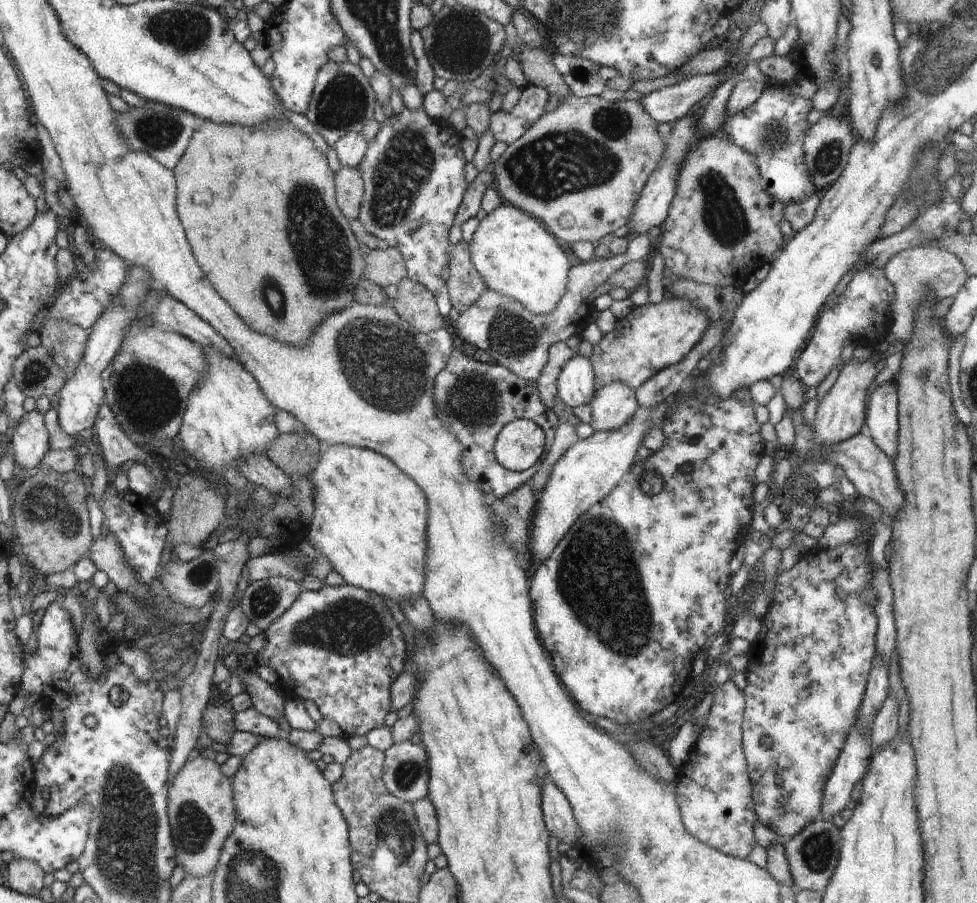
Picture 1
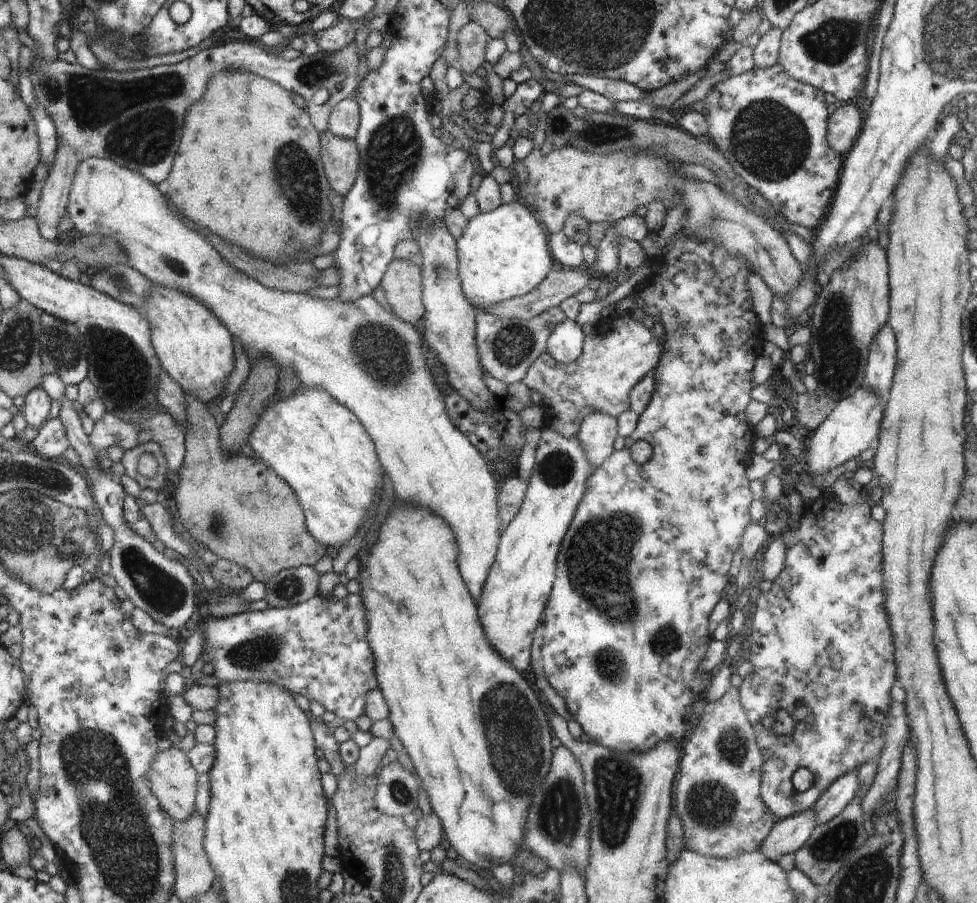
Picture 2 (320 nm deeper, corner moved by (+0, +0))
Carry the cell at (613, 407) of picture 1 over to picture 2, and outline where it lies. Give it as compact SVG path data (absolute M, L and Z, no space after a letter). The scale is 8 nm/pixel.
M592 412L582 419L577 439L589 462L599 467L615 451L613 444L618 435L617 418Z

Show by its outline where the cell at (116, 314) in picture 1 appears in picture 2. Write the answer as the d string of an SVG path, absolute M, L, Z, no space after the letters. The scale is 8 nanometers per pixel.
M58 417L48 419L46 424L41 426L36 438L27 444L31 452L46 459L60 458L68 447L69 440L64 425Z

